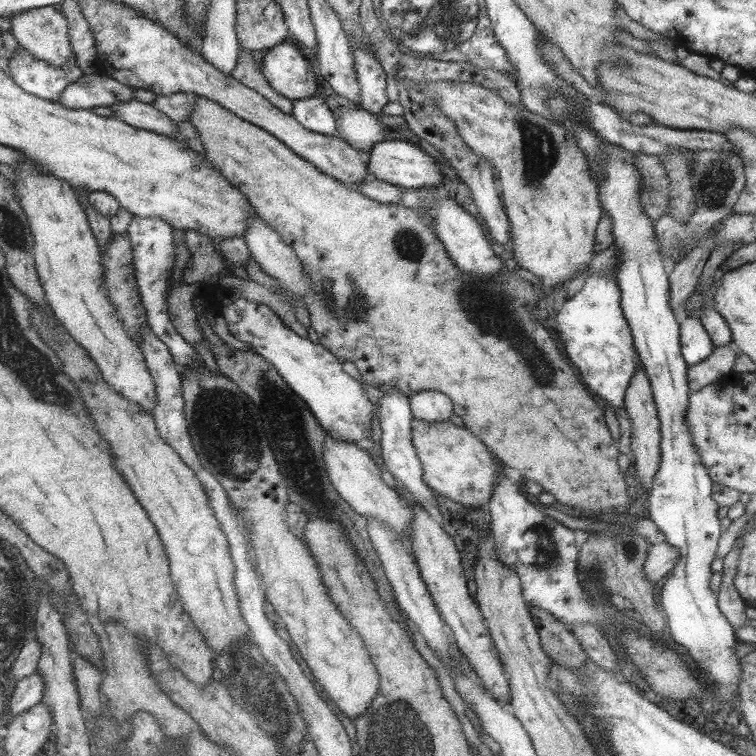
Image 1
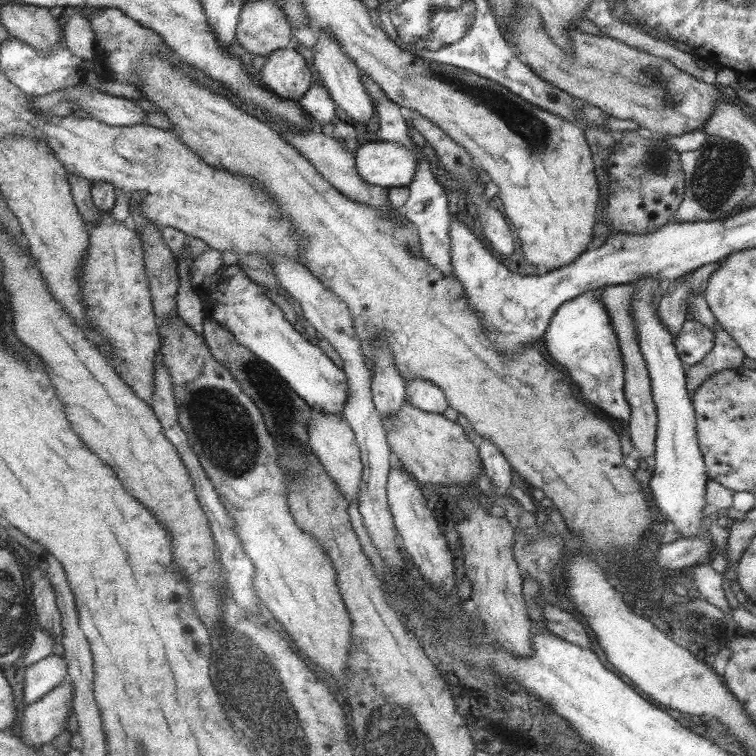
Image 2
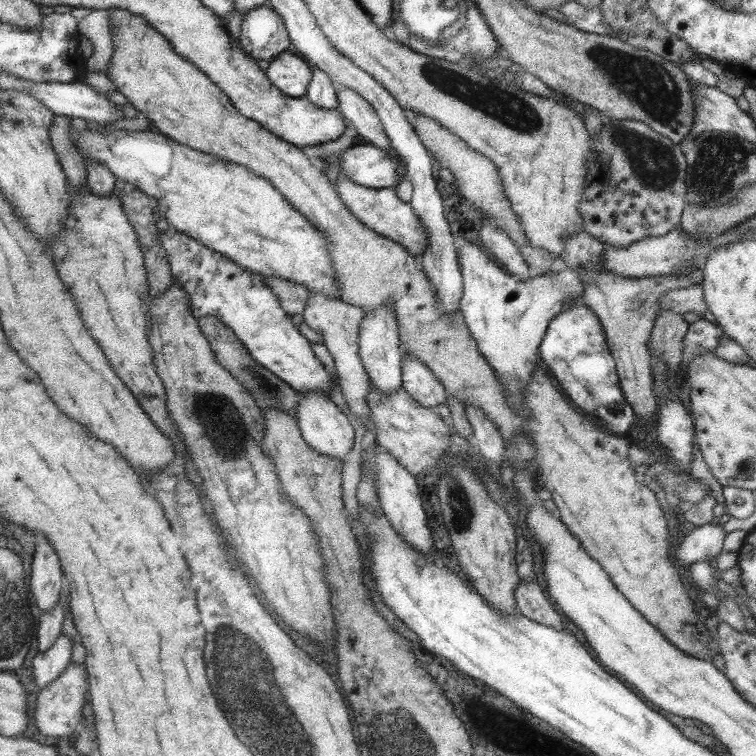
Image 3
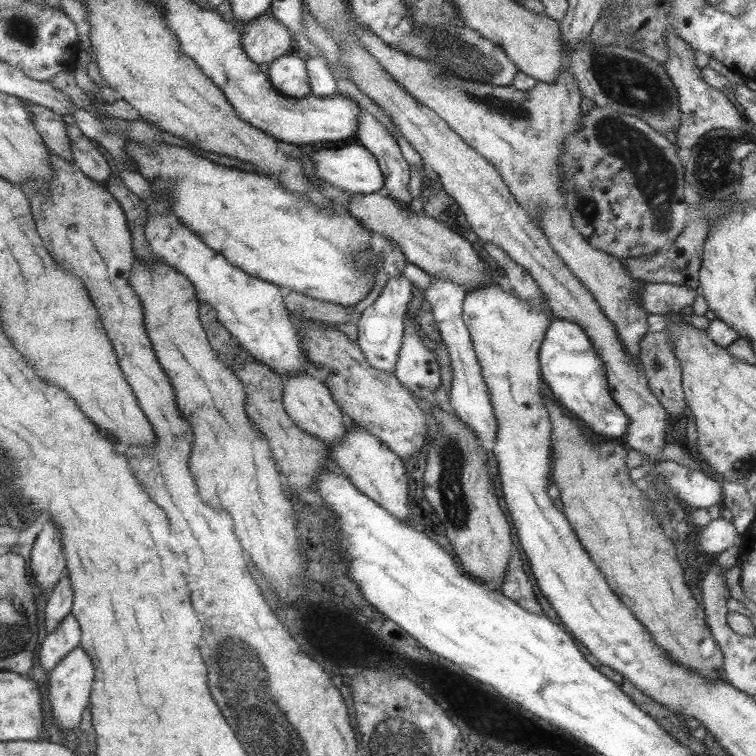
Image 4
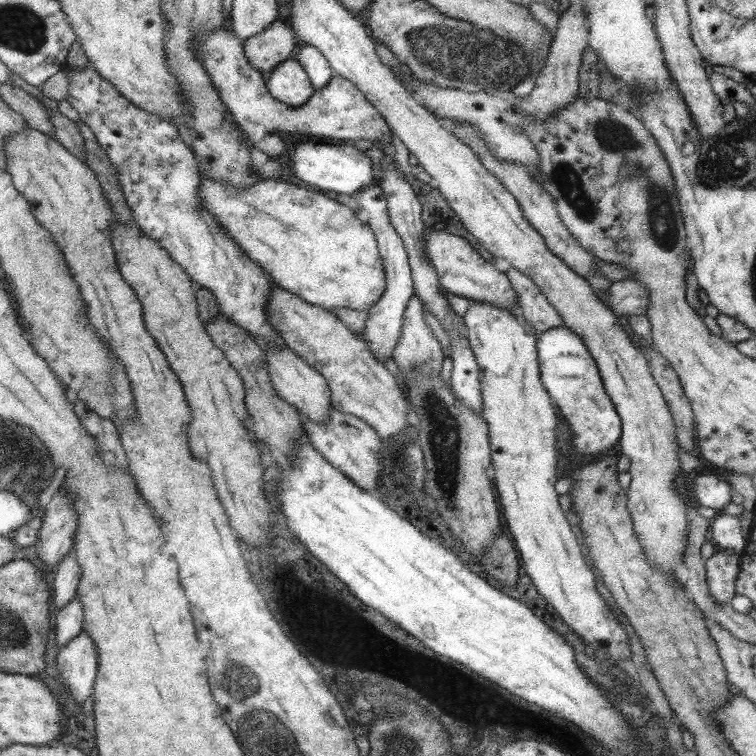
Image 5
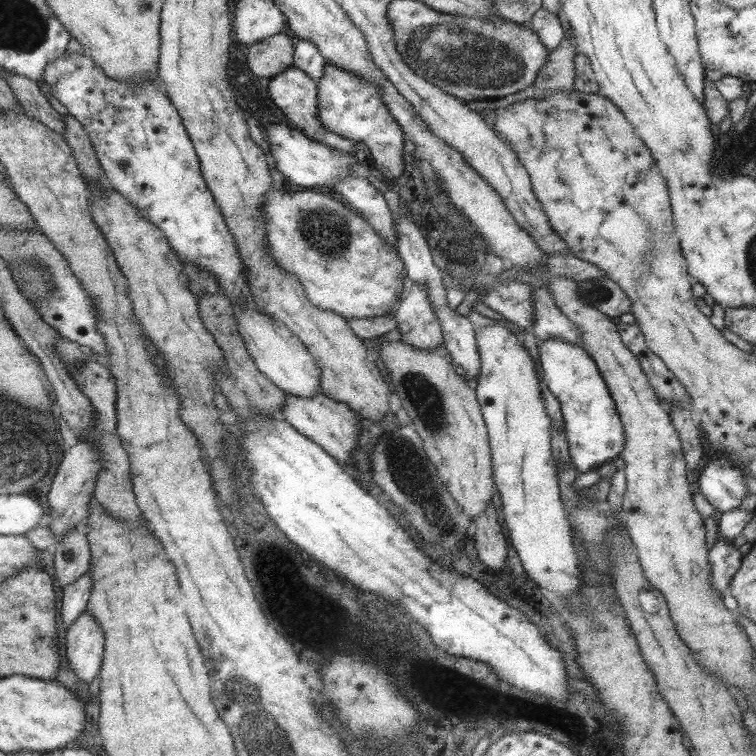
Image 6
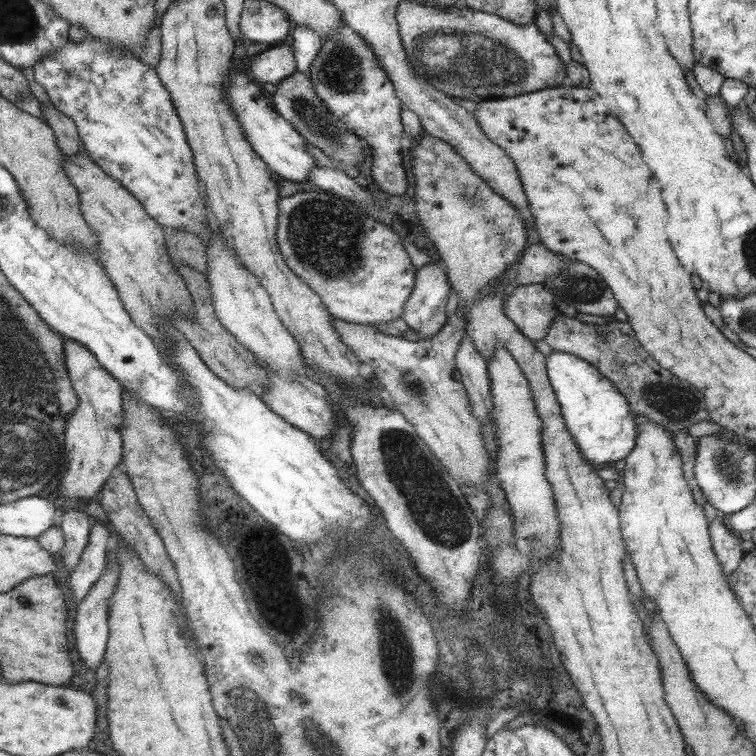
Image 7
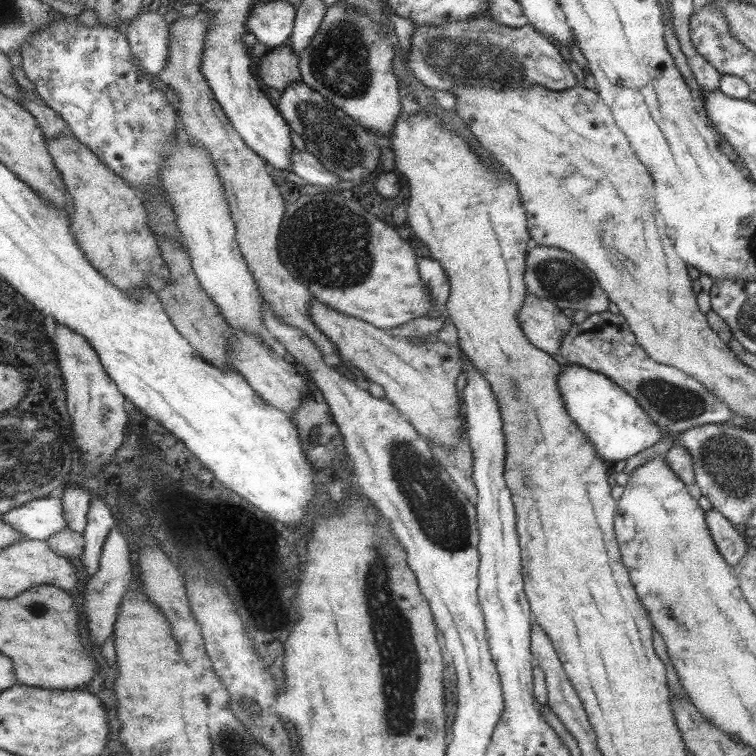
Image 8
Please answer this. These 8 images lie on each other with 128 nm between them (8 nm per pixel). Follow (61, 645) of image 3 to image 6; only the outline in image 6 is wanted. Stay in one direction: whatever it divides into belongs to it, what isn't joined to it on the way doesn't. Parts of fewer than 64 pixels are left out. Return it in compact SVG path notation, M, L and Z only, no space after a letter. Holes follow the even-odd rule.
M91 568L81 578L62 588L63 594L61 594L59 614L64 627L68 627L71 622L75 621L86 610L92 586L90 570Z

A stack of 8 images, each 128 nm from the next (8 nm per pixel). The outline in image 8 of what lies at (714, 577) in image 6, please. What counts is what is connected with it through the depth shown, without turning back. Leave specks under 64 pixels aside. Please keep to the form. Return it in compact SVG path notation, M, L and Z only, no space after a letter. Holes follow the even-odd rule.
M712 508L707 510L706 523L723 560L731 567L735 566L749 548L748 539L741 537L730 521Z

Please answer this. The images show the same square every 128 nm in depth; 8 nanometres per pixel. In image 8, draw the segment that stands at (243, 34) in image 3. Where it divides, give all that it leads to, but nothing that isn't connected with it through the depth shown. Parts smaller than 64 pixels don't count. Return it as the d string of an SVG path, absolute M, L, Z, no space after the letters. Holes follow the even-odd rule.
M288 43L270 48L258 63L258 75L267 88L283 92L291 86L289 82L299 80L297 56Z

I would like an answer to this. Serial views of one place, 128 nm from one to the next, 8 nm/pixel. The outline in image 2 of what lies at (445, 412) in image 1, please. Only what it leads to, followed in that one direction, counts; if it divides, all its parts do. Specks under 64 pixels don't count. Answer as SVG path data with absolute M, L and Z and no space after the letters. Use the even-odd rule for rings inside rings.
M414 379L405 383L405 398L409 404L423 412L442 414L447 408L447 400L442 389L425 380Z

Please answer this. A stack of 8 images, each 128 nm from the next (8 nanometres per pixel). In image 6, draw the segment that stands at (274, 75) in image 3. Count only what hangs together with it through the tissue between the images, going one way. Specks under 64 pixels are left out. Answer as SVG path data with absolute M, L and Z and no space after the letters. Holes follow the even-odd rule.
M291 65L291 67L287 67L287 70L281 71L279 74L271 77L268 83L267 95L273 105L289 119L289 122L303 131L303 135L333 149L344 152L344 154L348 154L348 156L353 155L356 141L341 138L341 136L337 136L337 134L333 132L329 133L325 131L325 128L322 128L322 125L318 122L318 116L316 116L318 105L317 82L311 77L308 77L302 69L295 68Z

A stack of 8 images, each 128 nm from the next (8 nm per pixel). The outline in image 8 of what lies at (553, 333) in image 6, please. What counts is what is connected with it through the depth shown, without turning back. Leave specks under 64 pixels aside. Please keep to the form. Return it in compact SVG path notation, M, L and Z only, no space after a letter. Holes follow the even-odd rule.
M603 311L589 315L581 323L571 323L561 339L560 355L565 362L601 373L625 389L661 432L681 432L701 424L721 423L734 416L717 396L693 377L687 377L671 365L651 360L621 314Z

